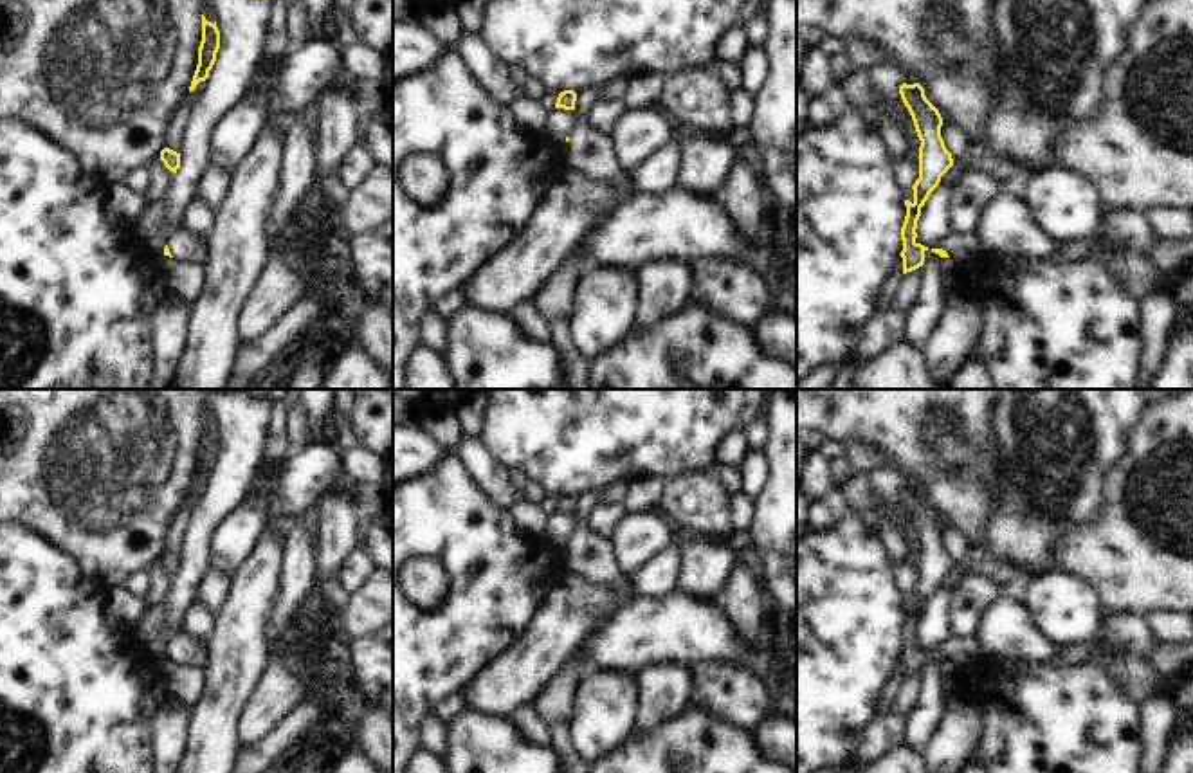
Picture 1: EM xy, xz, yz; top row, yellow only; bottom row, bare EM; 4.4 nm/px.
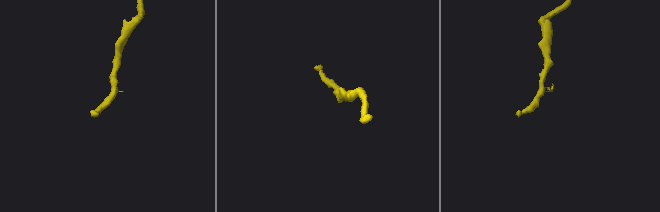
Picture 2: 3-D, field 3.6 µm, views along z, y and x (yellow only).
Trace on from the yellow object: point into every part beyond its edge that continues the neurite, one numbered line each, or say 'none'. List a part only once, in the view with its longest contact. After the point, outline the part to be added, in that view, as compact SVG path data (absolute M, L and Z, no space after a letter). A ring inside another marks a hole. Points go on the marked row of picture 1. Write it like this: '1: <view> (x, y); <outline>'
1: xy (186, 245); M182 227L168 240L168 249L175 259L207 265L213 250L211 243L195 231Z

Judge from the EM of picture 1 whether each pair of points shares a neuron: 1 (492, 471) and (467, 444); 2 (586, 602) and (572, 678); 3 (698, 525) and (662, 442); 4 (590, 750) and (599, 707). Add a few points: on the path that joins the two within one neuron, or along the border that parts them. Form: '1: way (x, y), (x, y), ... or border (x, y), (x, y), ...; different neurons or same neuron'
1: way (485, 463), (473, 451); same neuron
2: border (570, 662), (539, 692); different neurons
3: border (700, 471), (691, 471), (667, 481); different neurons
4: way (595, 739), (599, 718); same neuron

